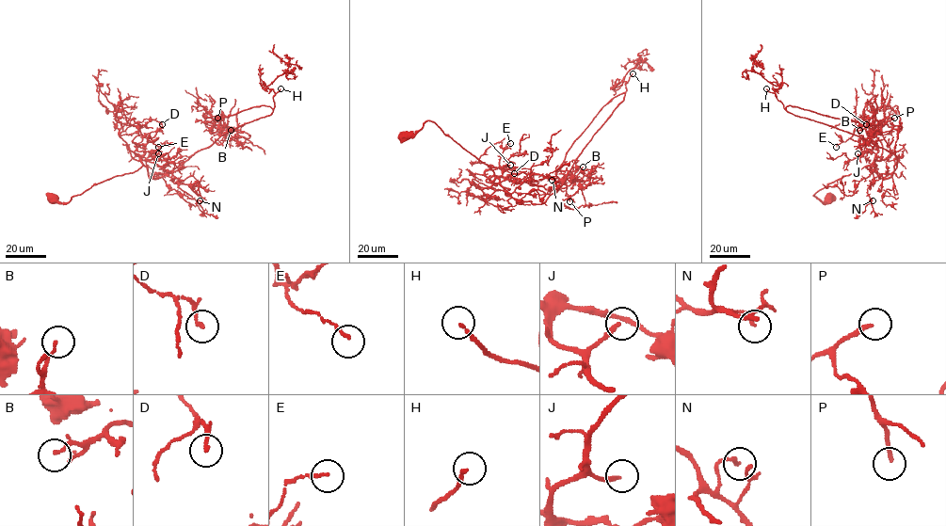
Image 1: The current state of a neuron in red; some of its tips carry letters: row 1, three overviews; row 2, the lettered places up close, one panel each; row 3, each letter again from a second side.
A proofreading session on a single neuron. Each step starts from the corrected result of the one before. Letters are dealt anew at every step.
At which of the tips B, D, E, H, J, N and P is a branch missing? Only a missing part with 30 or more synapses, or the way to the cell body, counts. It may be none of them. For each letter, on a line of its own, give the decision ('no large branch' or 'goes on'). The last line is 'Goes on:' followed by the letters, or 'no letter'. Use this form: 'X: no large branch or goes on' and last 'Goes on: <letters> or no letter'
B: no large branch
D: no large branch
E: no large branch
H: goes on
J: goes on
N: no large branch
P: goes on
Goes on: H, J, P

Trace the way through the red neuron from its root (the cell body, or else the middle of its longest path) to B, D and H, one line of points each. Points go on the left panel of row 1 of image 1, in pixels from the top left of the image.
B: (53, 198), (68, 202), (142, 166), (151, 178), (160, 178), (273, 110), (256, 105), (204, 120), (231, 130)
D: (53, 198), (68, 202), (137, 170), (143, 164), (132, 140), (138, 129), (152, 119), (162, 124)
H: (53, 198), (68, 202), (142, 166), (151, 178), (160, 178), (227, 132), (269, 116), (280, 88)

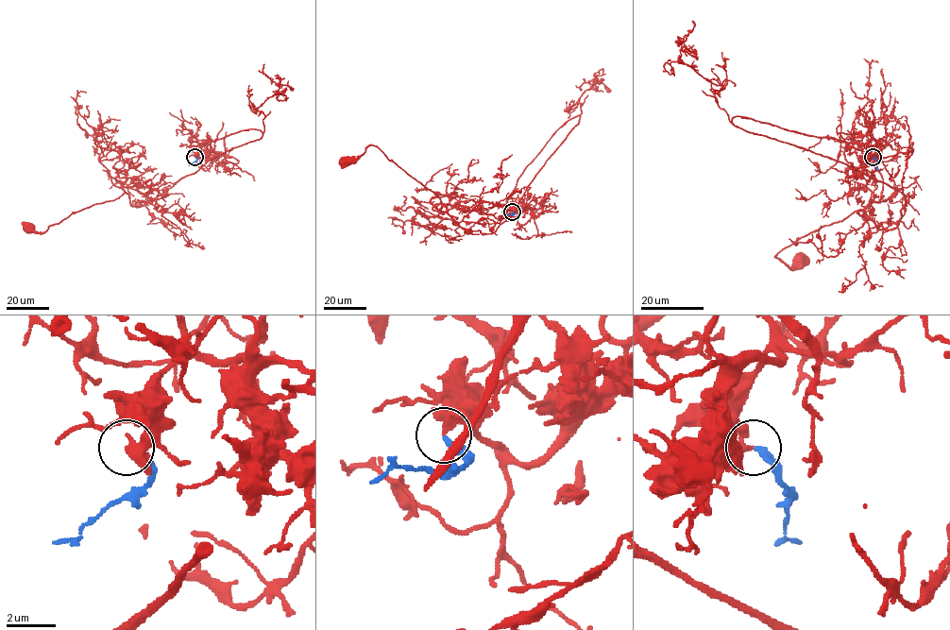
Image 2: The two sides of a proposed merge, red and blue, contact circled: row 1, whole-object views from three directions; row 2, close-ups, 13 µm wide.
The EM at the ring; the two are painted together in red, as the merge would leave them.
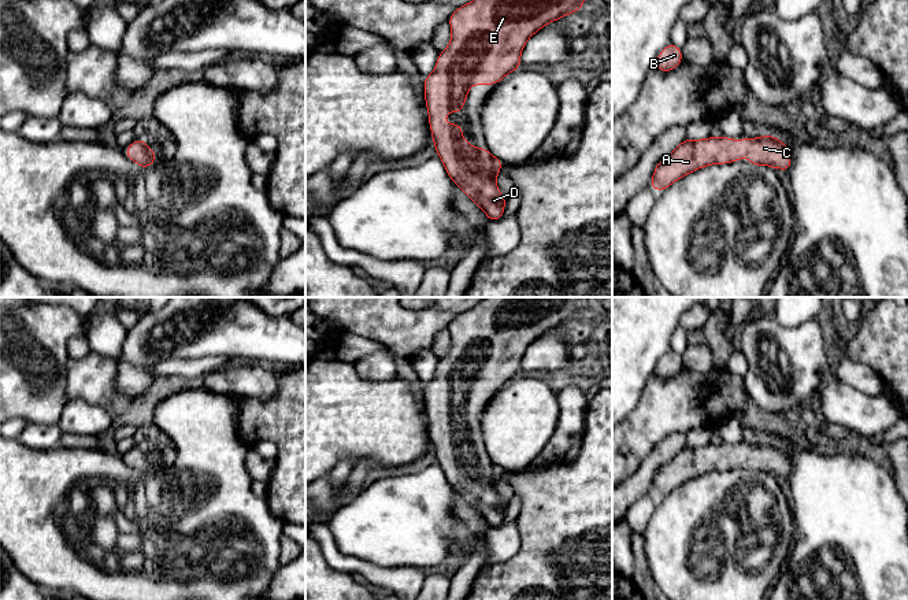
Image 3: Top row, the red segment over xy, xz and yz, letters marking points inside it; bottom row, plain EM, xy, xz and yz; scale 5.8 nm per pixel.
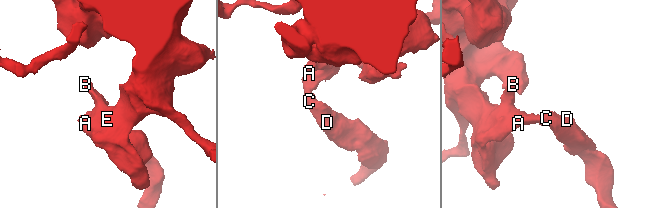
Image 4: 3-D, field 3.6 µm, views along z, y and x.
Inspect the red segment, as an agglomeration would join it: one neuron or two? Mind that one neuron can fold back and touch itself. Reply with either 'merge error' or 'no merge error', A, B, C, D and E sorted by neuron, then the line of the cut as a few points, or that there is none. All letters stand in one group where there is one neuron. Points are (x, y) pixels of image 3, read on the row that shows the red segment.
no merge error; A B C D E; no cut

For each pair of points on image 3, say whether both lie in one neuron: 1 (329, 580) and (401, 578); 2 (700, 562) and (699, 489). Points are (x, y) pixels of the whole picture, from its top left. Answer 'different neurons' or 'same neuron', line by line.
1: different neurons
2: same neuron

